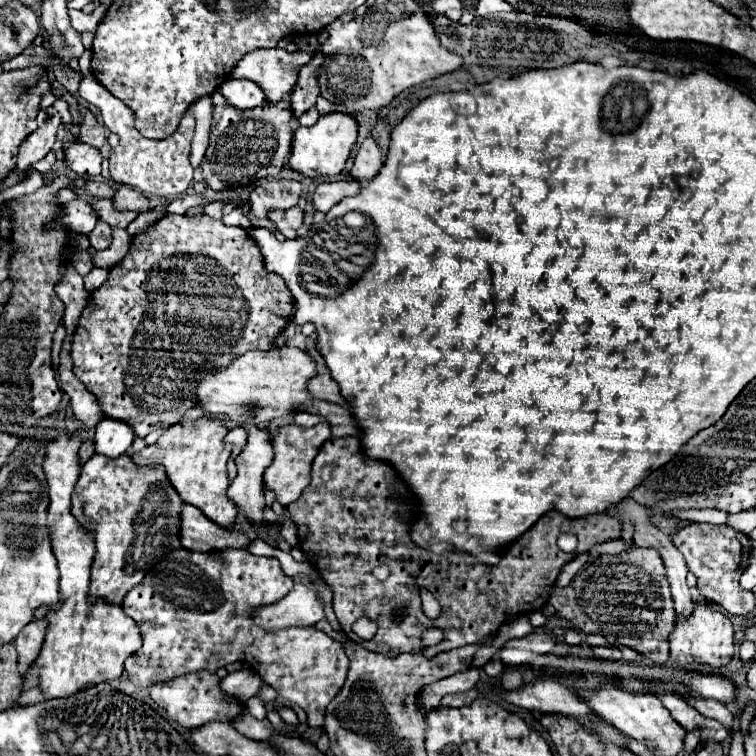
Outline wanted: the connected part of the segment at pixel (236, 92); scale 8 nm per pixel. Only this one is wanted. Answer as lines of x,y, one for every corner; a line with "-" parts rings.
228,80
220,86
220,92
238,110
248,110
252,106
260,106
260,102
266,100
266,94
262,92
262,88
256,86
256,82
252,82
252,80

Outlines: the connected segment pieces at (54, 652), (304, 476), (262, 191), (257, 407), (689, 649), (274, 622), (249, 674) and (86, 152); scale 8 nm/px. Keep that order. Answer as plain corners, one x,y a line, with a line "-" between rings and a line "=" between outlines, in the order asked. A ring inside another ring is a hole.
62,434
54,442
46,444
46,458
44,458
44,474
50,488
50,508
48,508
48,532
52,540
52,552
58,560
60,570
60,594
62,604
60,610
48,612
48,632
42,644
42,650
38,658
32,662
32,666
26,670
22,694
14,702
14,706
34,706
38,702
46,702
50,698
68,698
80,690
86,690
88,686
96,686
100,682
110,682
120,678
124,672
124,660
132,656
140,648
140,632
136,622
132,624
130,618
122,612
122,606
106,606
108,602
96,602
96,606
88,604
88,578
90,578
90,566
92,566
92,534
88,530
80,530
80,524
76,524
76,518
72,518
70,512
70,496
76,486
80,464
78,464
78,448
82,440
76,436
=
320,422
312,428
302,428
296,424
282,426
272,436
274,446
274,460
270,468
264,472
264,490
272,490
276,494
276,502
282,506
288,506
300,498
302,490
310,484
310,468
312,460
316,458
320,446
330,438
330,426
326,422
=
272,180
256,186
250,192
250,206
258,218
266,218
270,210
286,210
298,204
300,182
296,180
=
284,346
266,352
246,352
226,368
204,376
196,388
196,400
208,418
224,418
230,428
258,426
290,414
300,402
310,402
312,396
306,390
306,382
312,374
316,374
314,360
300,348
=
696,604
696,610
684,626
676,622
670,634
670,658
678,670
694,670
698,665
722,668
734,658
734,628
732,622
714,610
710,604
=
294,584
294,588
276,604
262,606
256,612
256,624
264,630
282,630
288,626
314,626
324,618
324,604
318,600
316,592
304,584
=
248,668
238,670
238,672
230,672
222,680
222,690
226,694
238,696
242,702
246,702
248,698
256,696
262,686
264,686
264,680
260,678
260,674
256,674
254,670
248,670
=
72,142
70,148
64,150
64,160
70,166
70,170
78,176
92,178
92,176
100,174
100,164
102,164
100,150
88,146
88,144

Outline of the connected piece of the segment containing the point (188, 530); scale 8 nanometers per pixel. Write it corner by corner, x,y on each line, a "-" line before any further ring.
184,506
180,514
180,544
188,550
224,550
224,548
246,548
250,542
242,532
224,530
212,520
204,520
200,510

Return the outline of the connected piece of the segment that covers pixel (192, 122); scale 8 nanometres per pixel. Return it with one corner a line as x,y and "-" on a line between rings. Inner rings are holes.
92,74
82,78
78,94
84,102
92,102
94,106
100,108
104,126
110,132
118,134
120,138
118,146
110,150
110,158
108,158
110,174
114,180
120,180
126,186
132,186
140,192
154,194
154,196
176,196
188,190
192,182
192,174
194,174
194,168
190,166
190,144
192,144
194,128
196,128
196,118
192,110
184,114
180,128
176,130
176,134
168,136
168,140
146,140
144,136
140,136
136,128
132,128
134,118
132,118
132,112
128,112
128,106
124,106
124,102
108,94
108,90
100,86
100,82
96,82

